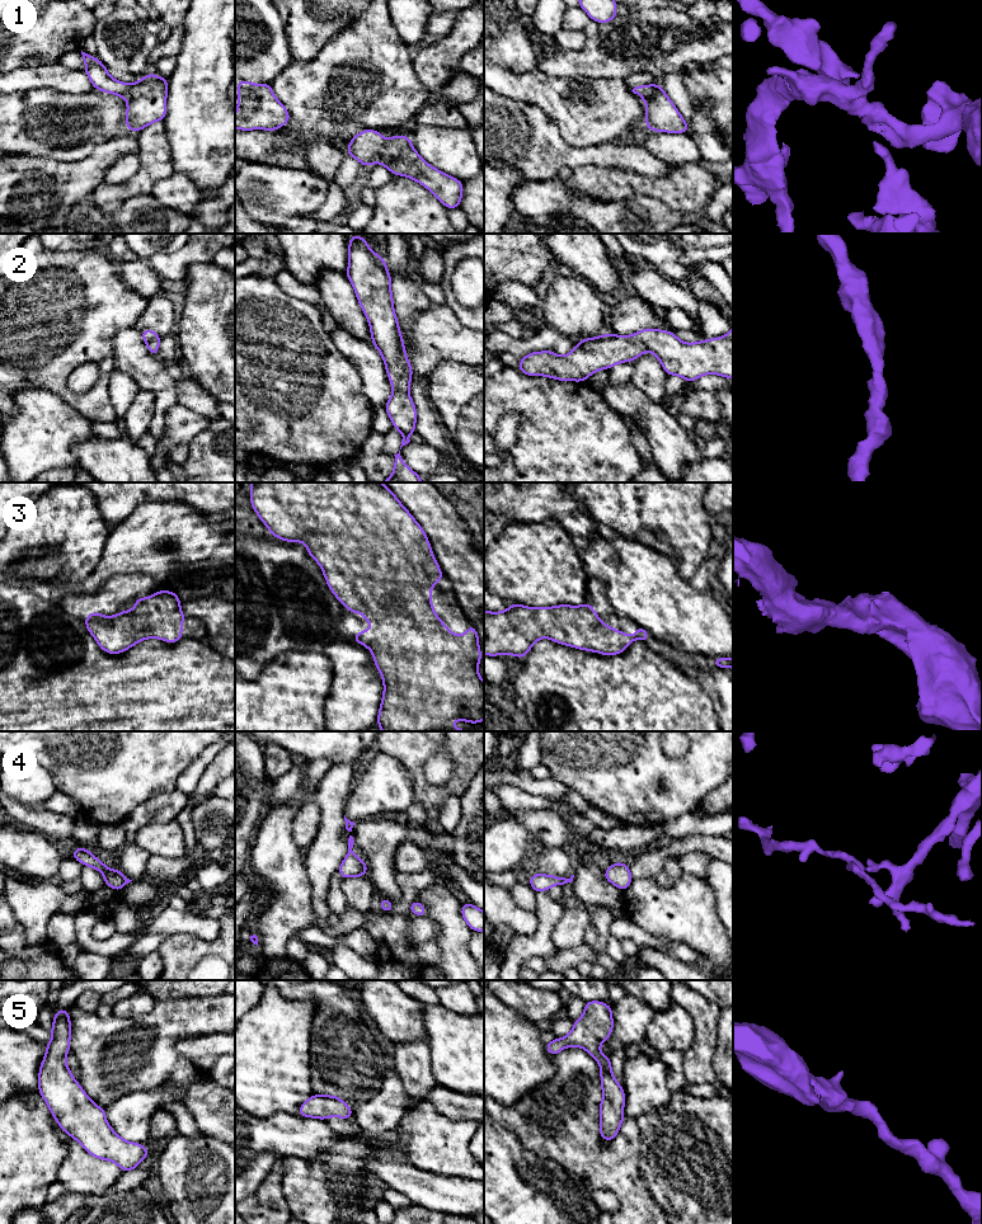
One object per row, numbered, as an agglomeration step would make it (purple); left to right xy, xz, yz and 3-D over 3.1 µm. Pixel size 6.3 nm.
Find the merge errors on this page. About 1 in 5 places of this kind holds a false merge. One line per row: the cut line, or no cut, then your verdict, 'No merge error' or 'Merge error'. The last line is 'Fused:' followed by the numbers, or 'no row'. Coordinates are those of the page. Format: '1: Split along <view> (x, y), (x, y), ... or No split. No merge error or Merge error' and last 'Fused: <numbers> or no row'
1: No split. No merge error
2: No split. No merge error
3: No split. No merge error
4: Split along xy (123, 876), (126, 883). Merge error
5: No split. No merge error
Fused: 4

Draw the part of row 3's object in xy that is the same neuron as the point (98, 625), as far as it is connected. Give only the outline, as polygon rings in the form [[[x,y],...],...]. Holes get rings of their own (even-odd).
[[[166,589],[154,593],[151,597],[135,599],[132,611],[122,611],[114,616],[104,617],[100,612],[91,612],[84,621],[89,634],[99,648],[108,654],[121,654],[131,646],[146,639],[161,639],[174,644],[183,637],[182,625],[185,615],[180,611],[182,602],[177,592]]]

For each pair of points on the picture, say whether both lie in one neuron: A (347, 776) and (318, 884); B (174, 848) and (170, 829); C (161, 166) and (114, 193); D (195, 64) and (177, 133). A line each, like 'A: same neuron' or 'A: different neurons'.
A: same neuron
B: same neuron
C: same neuron
D: same neuron

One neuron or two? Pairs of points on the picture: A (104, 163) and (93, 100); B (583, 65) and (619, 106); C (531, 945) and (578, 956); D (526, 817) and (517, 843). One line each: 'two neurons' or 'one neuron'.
A: two neurons
B: two neurons
C: two neurons
D: two neurons

